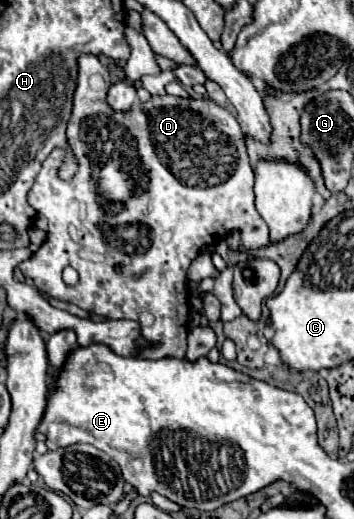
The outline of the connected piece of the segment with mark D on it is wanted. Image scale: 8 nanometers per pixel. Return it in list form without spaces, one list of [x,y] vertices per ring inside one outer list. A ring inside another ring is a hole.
[[[81,56],[79,58],[79,78],[77,78],[77,88],[75,88],[75,98],[73,98],[73,114],[71,120],[67,124],[67,142],[69,148],[75,152],[75,158],[79,162],[79,172],[69,180],[63,182],[57,178],[57,168],[61,166],[61,160],[65,156],[65,150],[55,148],[49,158],[43,162],[41,172],[35,178],[33,188],[29,190],[29,204],[43,216],[47,216],[49,220],[49,230],[47,230],[47,238],[41,244],[41,248],[29,258],[25,260],[25,264],[19,264],[19,270],[23,272],[25,278],[33,278],[33,282],[37,284],[37,288],[45,290],[47,294],[51,294],[53,298],[77,304],[79,308],[105,316],[109,320],[119,320],[119,318],[129,318],[129,320],[137,320],[141,322],[141,312],[149,312],[153,314],[155,322],[149,324],[141,324],[141,334],[143,338],[151,344],[145,352],[139,352],[137,356],[145,356],[145,358],[165,358],[165,356],[173,356],[173,358],[185,358],[185,350],[187,350],[187,324],[189,324],[189,292],[187,292],[187,268],[189,264],[197,258],[197,254],[205,248],[205,246],[213,246],[217,244],[221,238],[227,236],[227,232],[231,230],[239,230],[241,232],[241,242],[245,250],[259,250],[259,248],[267,248],[269,246],[269,228],[265,224],[265,220],[257,214],[255,204],[253,204],[253,184],[255,184],[255,176],[253,176],[253,168],[249,164],[249,156],[247,156],[247,146],[245,146],[245,134],[235,118],[235,114],[225,108],[219,106],[207,98],[179,98],[179,96],[171,96],[171,94],[163,94],[163,96],[151,96],[149,102],[145,102],[145,112],[141,112],[141,106],[129,108],[129,112],[113,112],[113,108],[109,108],[105,96],[107,90],[111,86],[109,80],[109,70],[95,58],[95,56]],[[65,266],[73,266],[79,272],[79,284],[77,286],[65,286],[61,280],[61,272]]]

